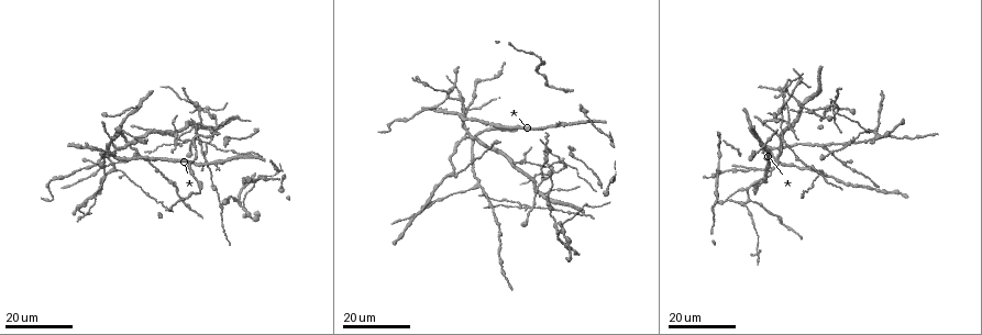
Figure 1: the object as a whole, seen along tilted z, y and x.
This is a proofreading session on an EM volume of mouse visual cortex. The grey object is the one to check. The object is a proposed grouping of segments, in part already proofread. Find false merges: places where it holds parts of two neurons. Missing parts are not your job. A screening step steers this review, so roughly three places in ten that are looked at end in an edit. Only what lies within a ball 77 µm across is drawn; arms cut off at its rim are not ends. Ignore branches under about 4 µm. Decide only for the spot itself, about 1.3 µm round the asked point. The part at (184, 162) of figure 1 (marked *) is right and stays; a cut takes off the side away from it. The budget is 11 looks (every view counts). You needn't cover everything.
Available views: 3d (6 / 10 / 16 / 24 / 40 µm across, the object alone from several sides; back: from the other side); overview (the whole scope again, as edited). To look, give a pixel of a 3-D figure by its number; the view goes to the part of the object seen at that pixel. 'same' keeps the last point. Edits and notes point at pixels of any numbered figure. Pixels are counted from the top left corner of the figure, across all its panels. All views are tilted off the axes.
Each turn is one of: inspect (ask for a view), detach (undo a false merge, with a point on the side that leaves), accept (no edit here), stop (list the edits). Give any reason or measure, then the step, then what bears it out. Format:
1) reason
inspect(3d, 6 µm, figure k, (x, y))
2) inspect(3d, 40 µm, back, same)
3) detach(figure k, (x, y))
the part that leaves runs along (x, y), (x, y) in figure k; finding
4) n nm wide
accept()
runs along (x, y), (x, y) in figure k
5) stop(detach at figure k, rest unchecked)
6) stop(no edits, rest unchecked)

inspect(3d, 24 µm, figure 1, (103, 168))

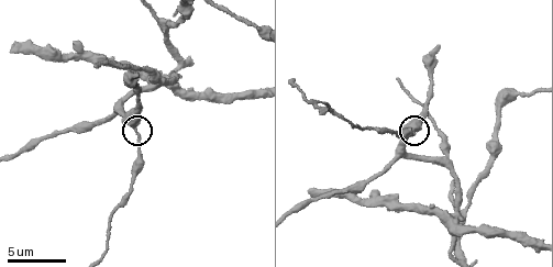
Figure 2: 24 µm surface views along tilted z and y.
inspect(3d, 6 µm, figure 2, (415, 126))

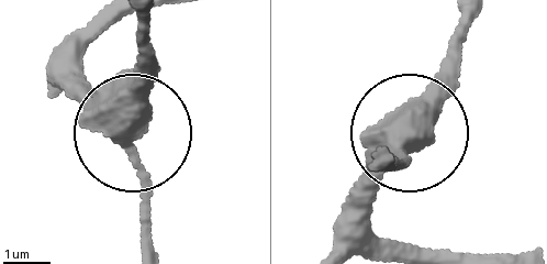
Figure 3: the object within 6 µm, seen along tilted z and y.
450 nm wide
accept()
runs along (122, 22), (89, 54), (84, 83), (126, 129), (143, 55) in figure 3; one neuron here

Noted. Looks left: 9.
inspect(3d, 24 µm, figure 1, (450, 175))

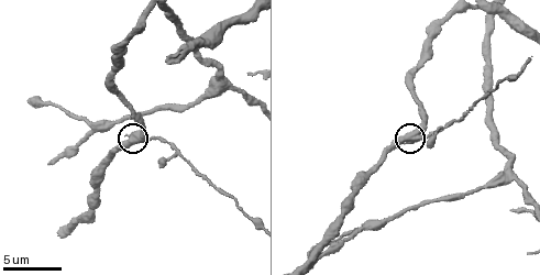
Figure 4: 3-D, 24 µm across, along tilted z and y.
closer look
inspect(3d, 10 µm, figure 4, (418, 138))

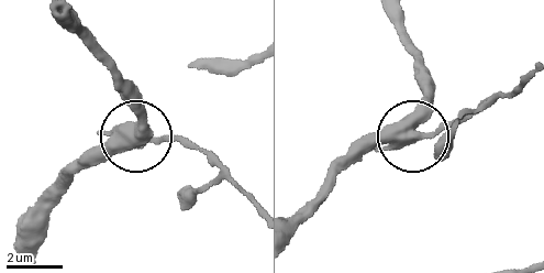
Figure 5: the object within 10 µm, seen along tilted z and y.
420 nm wide
detach(figure 5, (164, 135))
the part that leaves runs along (403, 137), (435, 133), (530, 79) in figure 5; two neurons meet here

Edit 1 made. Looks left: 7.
inspect(overview)

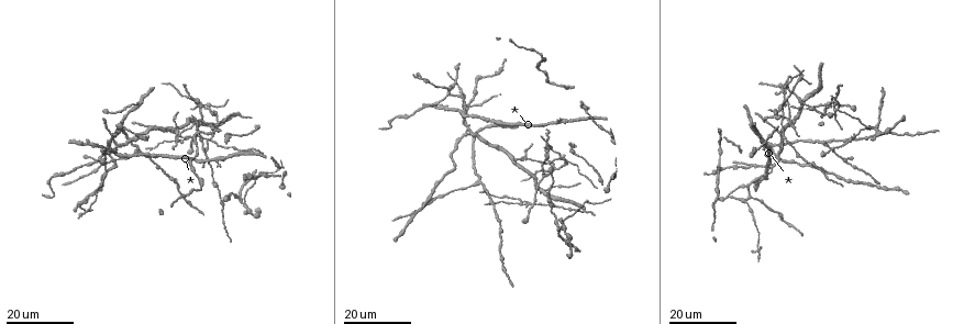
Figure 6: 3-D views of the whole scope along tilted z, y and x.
inspect(3d, 16 µm, figure 6, (800, 104))

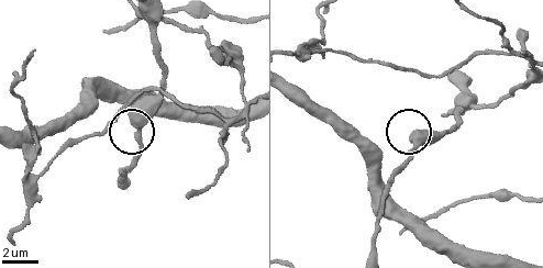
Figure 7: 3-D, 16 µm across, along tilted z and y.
inspect(3d, 6 µm, figure 7, (142, 124))

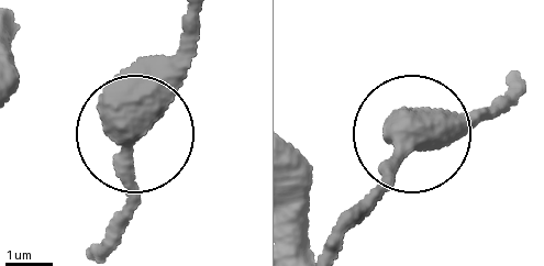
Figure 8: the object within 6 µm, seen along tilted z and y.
accept()
one neuron here

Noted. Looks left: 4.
inspect(3d, 16 µm, figure 6, (198, 106))

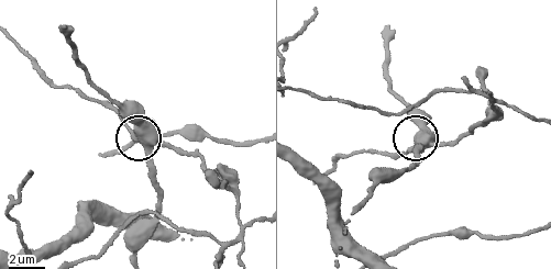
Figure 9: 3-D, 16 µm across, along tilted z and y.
closer look
inspect(3d, 6 µm, figure 9, (135, 132))

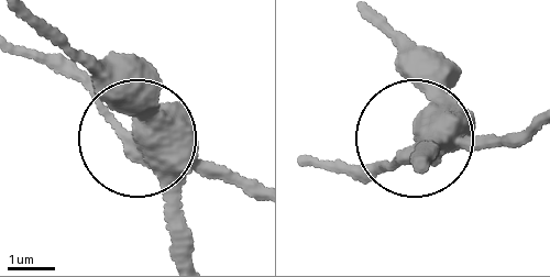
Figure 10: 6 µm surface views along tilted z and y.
detach(figure 10, (229, 170))
the part that leaves runs along (169, 146), (251, 177) in figure 10; a second neuron is stuck on

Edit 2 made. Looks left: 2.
stop(detach at figure 5, detach at figure 10, rest unchecked)

